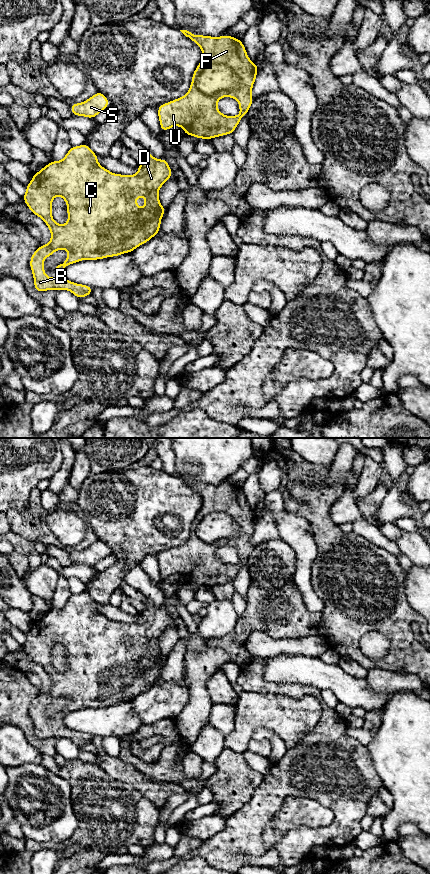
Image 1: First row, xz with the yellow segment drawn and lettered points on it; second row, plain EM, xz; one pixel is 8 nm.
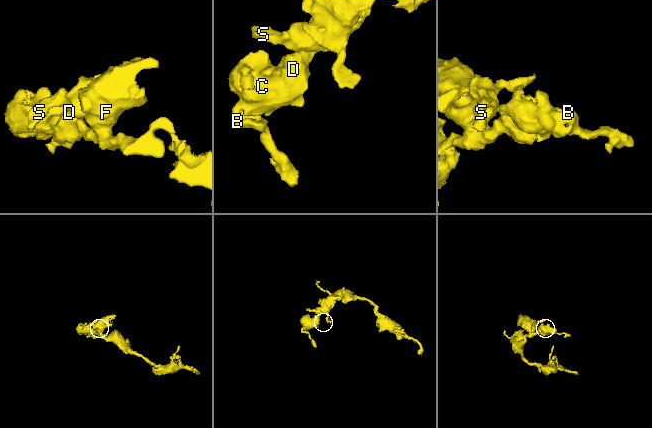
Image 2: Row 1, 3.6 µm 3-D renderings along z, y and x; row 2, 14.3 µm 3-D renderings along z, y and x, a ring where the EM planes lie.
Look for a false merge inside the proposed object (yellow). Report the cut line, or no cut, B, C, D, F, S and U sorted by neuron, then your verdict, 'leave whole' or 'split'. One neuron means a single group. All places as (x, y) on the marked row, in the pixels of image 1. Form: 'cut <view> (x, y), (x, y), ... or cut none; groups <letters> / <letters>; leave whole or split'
cut xz (240, 80), (235, 89), (213, 94), (204, 94), (194, 85); groups B C D / F S U; split

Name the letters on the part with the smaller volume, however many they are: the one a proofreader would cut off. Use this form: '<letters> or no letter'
F, S, U

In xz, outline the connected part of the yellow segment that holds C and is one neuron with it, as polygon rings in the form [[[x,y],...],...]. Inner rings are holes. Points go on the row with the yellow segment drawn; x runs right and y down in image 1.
[[[84,143],[71,147],[62,160],[51,161],[33,175],[22,198],[30,211],[39,216],[51,232],[50,242],[39,245],[30,258],[34,289],[37,292],[64,289],[78,299],[92,294],[91,286],[71,282],[64,276],[52,278],[45,275],[43,261],[58,250],[69,251],[65,261],[56,267],[62,273],[68,265],[82,260],[100,260],[131,253],[158,234],[160,221],[166,211],[160,203],[158,192],[172,177],[172,171],[166,158],[155,159],[148,151],[142,155],[145,160],[138,164],[139,171],[136,174],[114,174],[98,163],[99,156]],[[55,196],[63,197],[66,202],[68,222],[65,225],[56,223],[52,217],[52,200]],[[138,196],[145,197],[144,208],[137,206]]]

